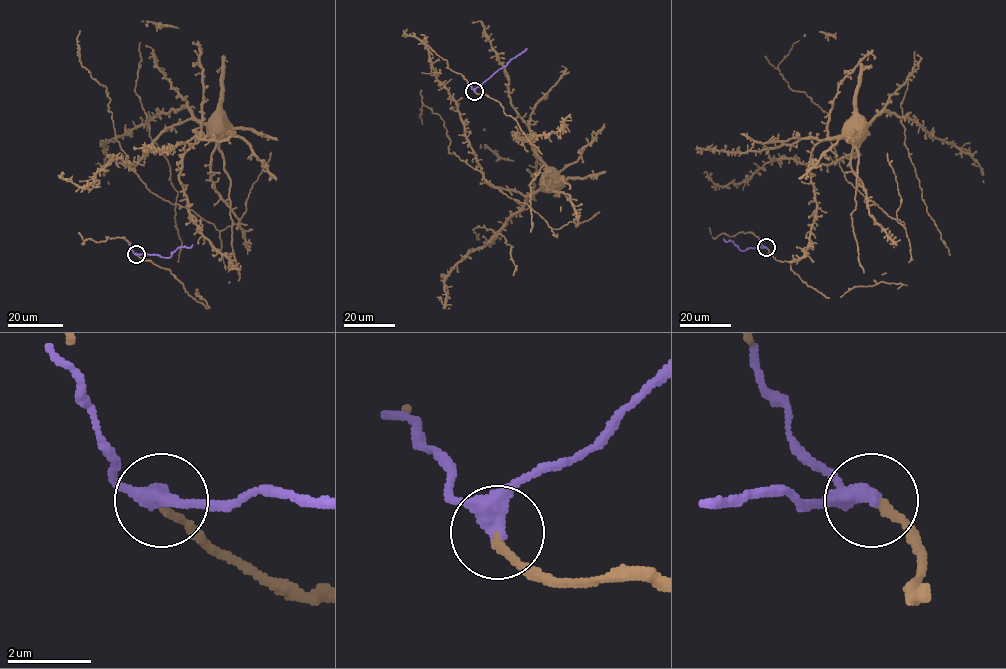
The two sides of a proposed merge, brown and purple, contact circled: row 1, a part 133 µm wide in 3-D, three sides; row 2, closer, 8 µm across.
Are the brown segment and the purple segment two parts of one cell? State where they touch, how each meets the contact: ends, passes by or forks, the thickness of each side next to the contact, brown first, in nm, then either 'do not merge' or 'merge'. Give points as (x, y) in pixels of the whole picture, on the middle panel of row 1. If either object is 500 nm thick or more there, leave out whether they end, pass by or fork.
(474, 91) | brown ends | purple passes by | 220/380 nm | merge

